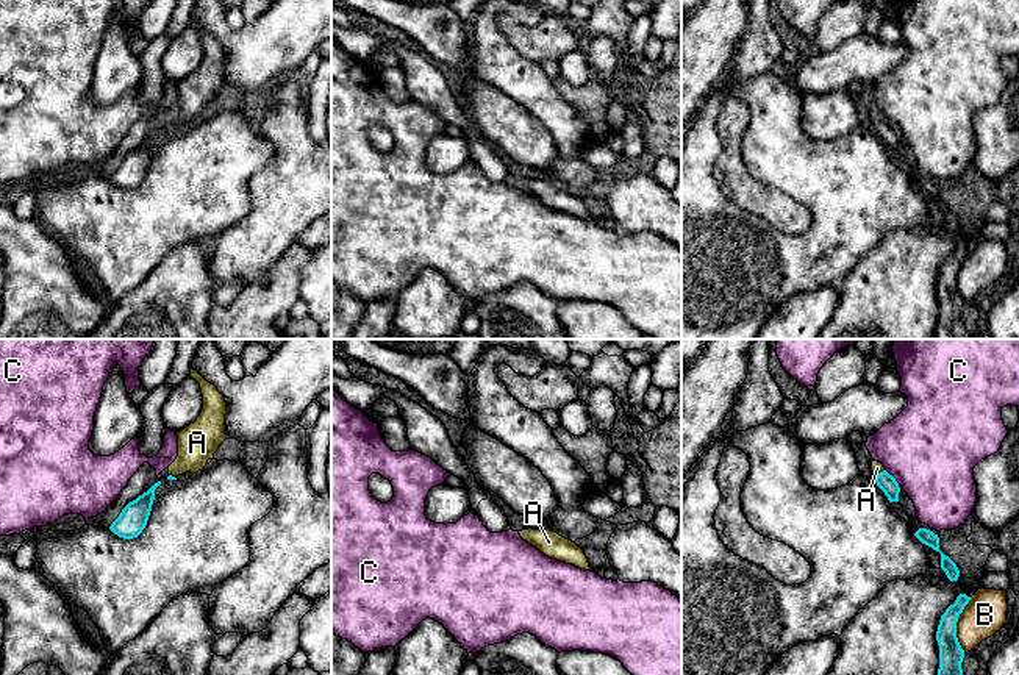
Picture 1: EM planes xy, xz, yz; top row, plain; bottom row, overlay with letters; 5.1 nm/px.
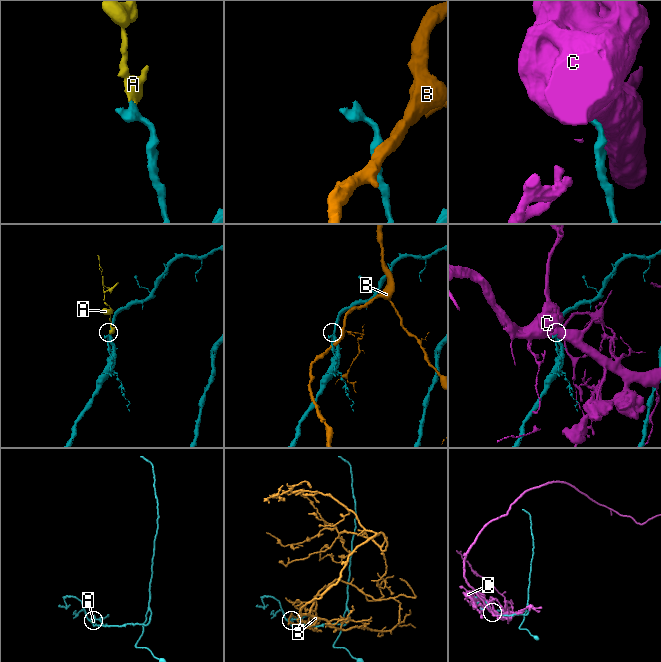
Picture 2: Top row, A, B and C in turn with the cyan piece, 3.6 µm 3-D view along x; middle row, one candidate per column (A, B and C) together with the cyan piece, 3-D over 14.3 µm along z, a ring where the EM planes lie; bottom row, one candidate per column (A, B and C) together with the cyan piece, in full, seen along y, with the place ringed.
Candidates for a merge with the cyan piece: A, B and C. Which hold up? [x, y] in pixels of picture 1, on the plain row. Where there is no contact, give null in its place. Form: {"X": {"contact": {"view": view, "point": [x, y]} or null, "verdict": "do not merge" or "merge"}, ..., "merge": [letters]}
{"A": {"contact": {"view": "yz", "point": [879, 124]}, "verdict": "merge"}, "B": {"contact": {"view": "yz", "point": [955, 275]}, "verdict": "do not merge"}, "C": {"contact": {"view": "yz", "point": [893, 127]}, "verdict": "do not merge"}, "merge": ["A"]}

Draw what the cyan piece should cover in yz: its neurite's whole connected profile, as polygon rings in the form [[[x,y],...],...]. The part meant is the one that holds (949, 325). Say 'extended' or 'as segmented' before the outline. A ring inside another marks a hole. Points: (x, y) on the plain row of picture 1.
as segmented | [[[960,244],[941,266],[936,291],[939,295],[939,319],[935,330],[936,339],[966,339],[967,331],[963,325],[961,312],[964,300],[956,288],[956,272],[971,247]]]

